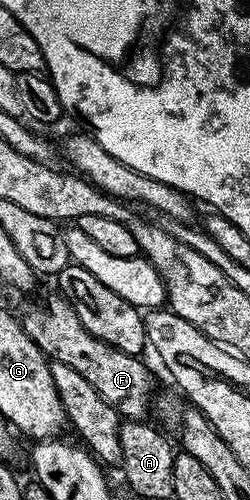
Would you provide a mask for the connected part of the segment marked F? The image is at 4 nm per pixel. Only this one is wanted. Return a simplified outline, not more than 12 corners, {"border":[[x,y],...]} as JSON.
{"border":[[52,293],[21,322],[48,360],[69,365],[124,420],[146,420],[155,383]]}

